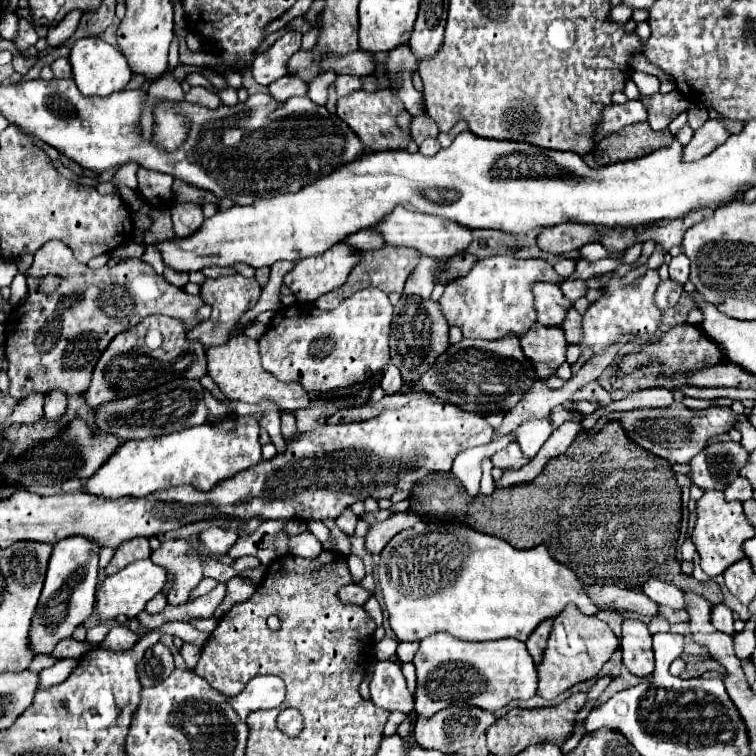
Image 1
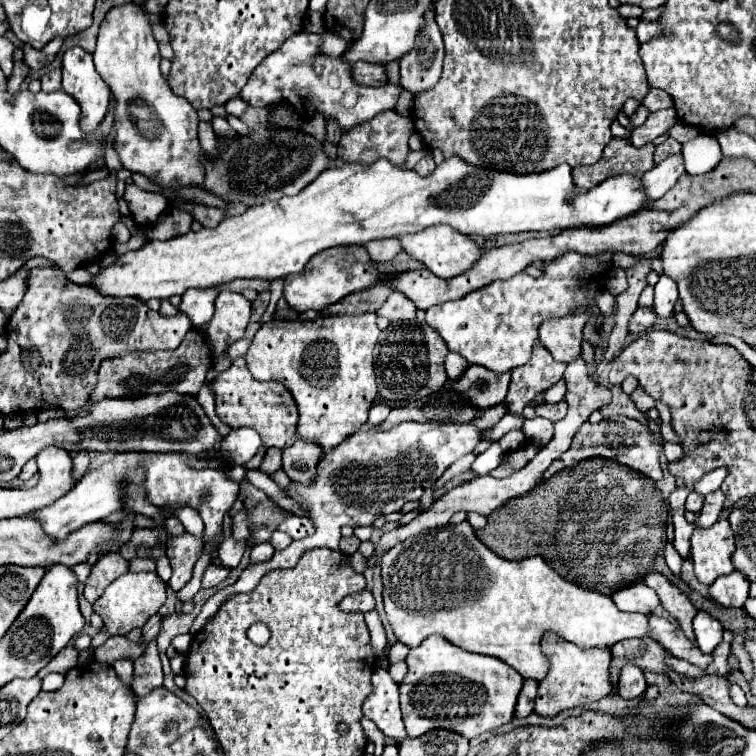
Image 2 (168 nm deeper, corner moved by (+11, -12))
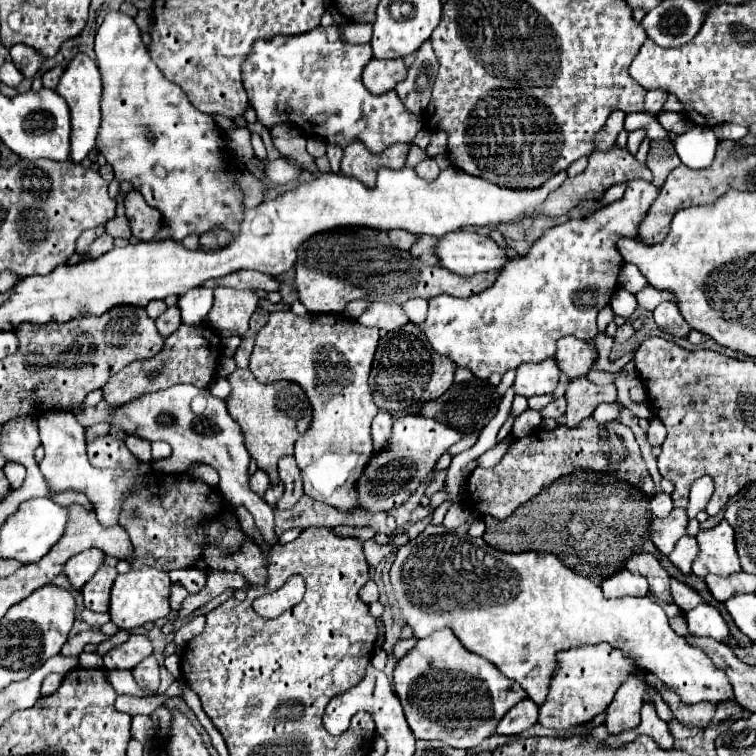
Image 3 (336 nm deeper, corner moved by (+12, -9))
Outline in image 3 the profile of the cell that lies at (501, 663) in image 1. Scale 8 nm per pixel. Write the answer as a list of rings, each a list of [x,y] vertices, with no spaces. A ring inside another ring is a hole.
[[[440,629],[426,639],[418,639],[414,649],[394,669],[394,691],[416,739],[440,739],[456,749],[478,747],[486,737],[496,733],[496,727],[508,709],[526,697],[526,691],[516,681],[502,675],[496,665],[464,649],[450,629]]]

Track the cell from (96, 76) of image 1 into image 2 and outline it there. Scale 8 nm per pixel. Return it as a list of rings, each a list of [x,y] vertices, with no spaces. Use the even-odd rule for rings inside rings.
[[[69,48],[63,56],[63,90],[81,106],[81,128],[93,132],[107,114],[111,90],[93,66],[93,56],[83,48]]]

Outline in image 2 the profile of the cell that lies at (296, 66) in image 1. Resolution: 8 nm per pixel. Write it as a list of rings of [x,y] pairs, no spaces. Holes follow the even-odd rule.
[[[331,34],[331,38],[327,38],[325,42],[323,42],[325,46],[325,56],[331,56],[331,58],[339,58],[339,56],[343,56],[345,54],[345,50],[349,48],[349,44],[345,44],[345,40],[341,40],[339,36],[333,36]]]

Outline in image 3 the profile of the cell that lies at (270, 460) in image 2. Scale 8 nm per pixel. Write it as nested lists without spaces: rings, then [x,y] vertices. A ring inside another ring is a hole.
[[[256,469],[256,473],[250,477],[250,489],[262,497],[268,487],[270,487],[268,473],[264,473],[264,469]]]

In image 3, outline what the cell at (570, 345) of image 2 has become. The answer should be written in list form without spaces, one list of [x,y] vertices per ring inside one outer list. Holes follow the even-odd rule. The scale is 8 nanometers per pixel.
[[[562,337],[556,341],[556,363],[558,367],[570,377],[576,379],[584,373],[588,373],[588,369],[592,367],[592,363],[596,361],[596,351],[586,345],[586,341],[576,339],[576,337]]]

